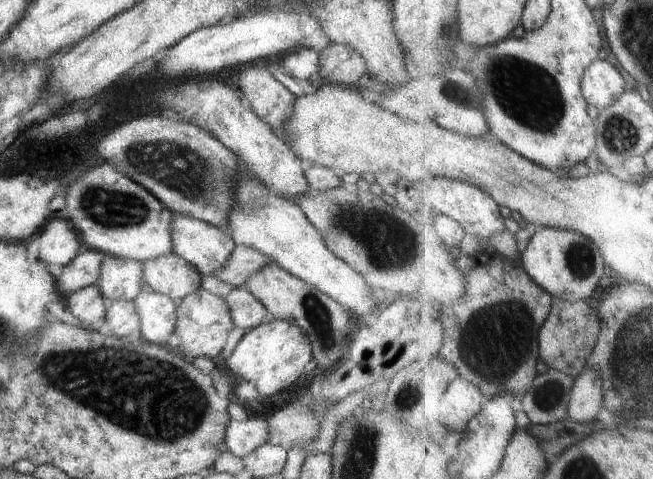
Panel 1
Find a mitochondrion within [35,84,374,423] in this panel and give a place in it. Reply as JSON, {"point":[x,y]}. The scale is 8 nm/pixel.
{"point":[180,167]}

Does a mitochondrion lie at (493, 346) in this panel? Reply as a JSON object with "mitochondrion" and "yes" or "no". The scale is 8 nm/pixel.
{"mitochondrion":"yes"}

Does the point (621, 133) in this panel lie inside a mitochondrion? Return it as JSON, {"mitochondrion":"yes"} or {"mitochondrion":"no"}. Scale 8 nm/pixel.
{"mitochondrion":"yes"}

